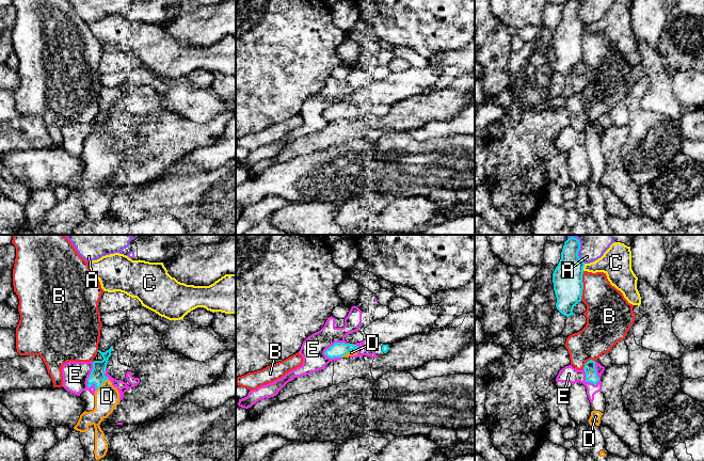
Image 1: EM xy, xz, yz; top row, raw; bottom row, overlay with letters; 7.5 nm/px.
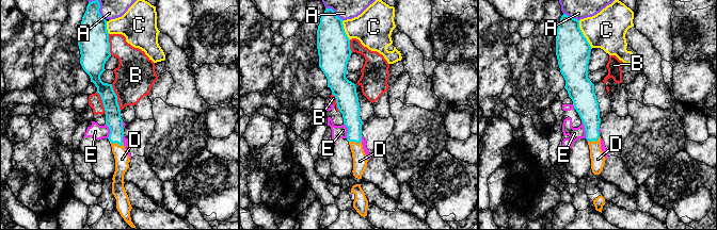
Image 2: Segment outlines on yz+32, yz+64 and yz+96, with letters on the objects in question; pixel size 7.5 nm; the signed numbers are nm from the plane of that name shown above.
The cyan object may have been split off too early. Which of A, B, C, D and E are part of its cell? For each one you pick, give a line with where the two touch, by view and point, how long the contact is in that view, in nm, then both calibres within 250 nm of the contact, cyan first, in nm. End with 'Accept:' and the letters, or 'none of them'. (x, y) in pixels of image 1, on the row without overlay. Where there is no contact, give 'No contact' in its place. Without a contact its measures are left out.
D: Touches cyan at xy (101, 145). Shared border 130 nm. Thickness 120 nm (cyan) against 180 nm
Accept: D

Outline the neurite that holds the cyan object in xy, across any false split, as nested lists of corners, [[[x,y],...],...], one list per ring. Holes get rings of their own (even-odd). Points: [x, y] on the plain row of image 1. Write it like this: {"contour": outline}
{"contour": [[[113,107],[106,113],[98,113],[102,116],[102,122],[94,122],[93,130],[87,140],[87,148],[95,146],[95,169],[93,172],[84,172],[74,188],[75,191],[85,193],[91,186],[95,189],[95,220],[101,220],[108,212],[108,204],[105,201],[105,194],[100,189],[100,184],[107,179],[114,171],[114,168],[119,165],[119,154],[112,143],[105,137],[108,121],[111,117]]]}

